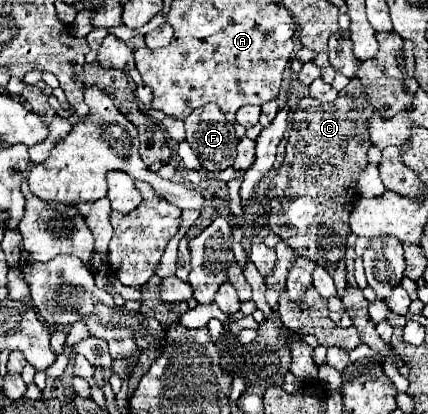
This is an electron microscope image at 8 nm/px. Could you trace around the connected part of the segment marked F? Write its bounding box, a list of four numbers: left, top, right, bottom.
[185,104,239,172]

